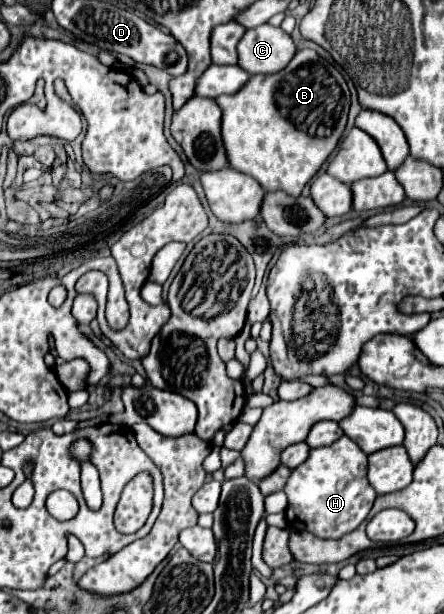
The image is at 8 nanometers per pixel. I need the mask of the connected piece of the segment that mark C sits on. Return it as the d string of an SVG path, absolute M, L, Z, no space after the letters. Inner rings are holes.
M268 23L248 29L238 41L238 65L250 75L280 71L294 57L296 47L288 33Z

